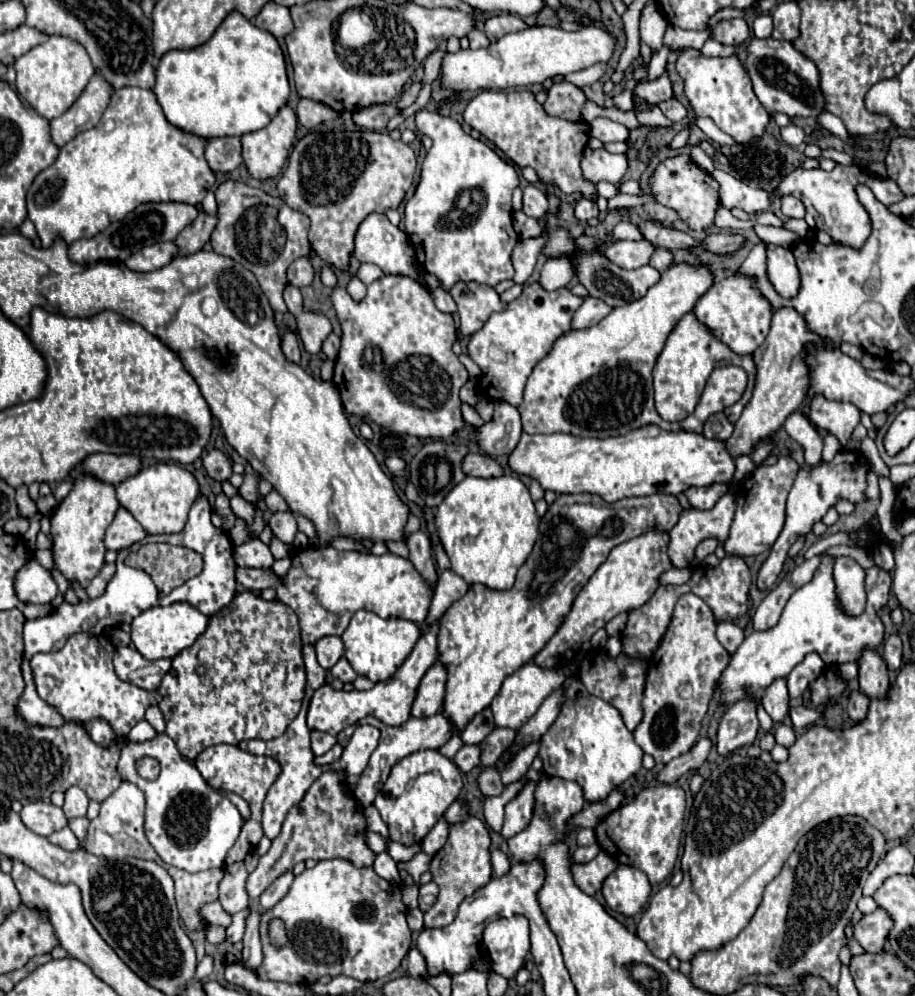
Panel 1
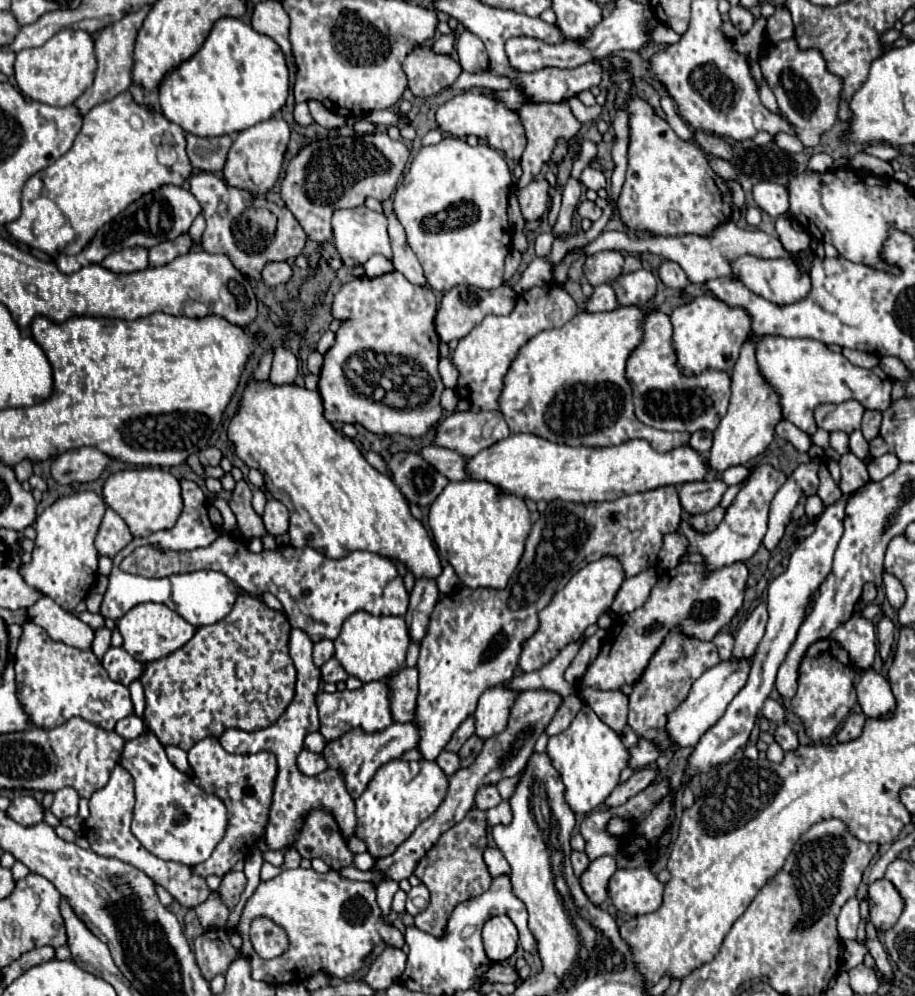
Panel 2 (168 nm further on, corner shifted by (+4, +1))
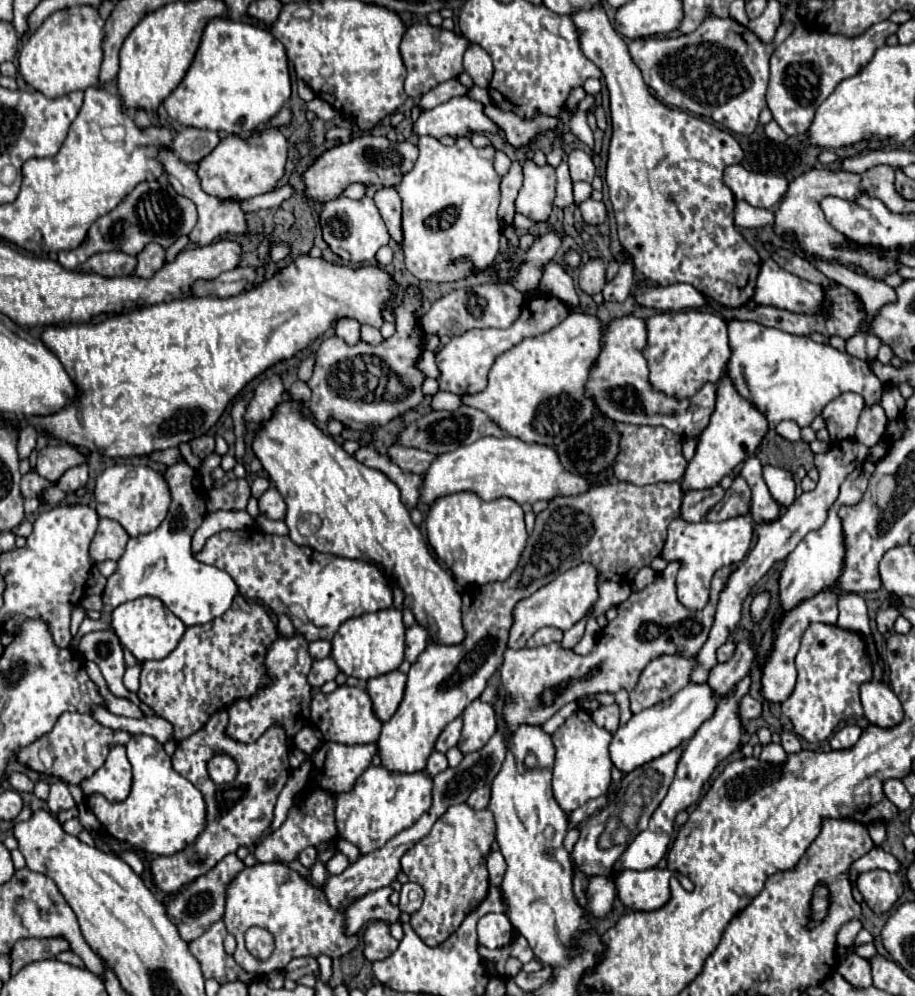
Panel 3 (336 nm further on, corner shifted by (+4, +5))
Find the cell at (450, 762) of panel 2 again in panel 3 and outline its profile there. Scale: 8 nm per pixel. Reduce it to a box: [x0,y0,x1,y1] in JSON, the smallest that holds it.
[426,752,448,778]

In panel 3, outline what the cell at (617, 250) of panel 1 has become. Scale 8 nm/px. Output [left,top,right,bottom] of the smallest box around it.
[578,258,606,296]

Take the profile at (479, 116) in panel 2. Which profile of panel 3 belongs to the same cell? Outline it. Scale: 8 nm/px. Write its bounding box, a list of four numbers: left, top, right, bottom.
[412,96,496,136]

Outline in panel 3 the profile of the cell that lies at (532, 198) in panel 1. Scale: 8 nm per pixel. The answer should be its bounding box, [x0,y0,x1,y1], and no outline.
[514,158,556,222]

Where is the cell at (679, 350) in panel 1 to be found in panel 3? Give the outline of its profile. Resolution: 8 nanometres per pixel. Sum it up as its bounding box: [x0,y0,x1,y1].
[584,316,716,438]

